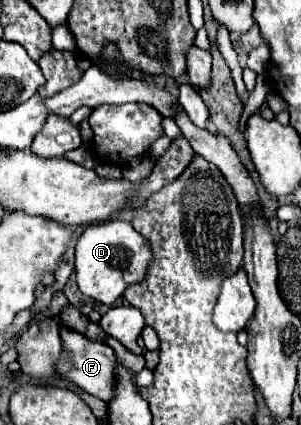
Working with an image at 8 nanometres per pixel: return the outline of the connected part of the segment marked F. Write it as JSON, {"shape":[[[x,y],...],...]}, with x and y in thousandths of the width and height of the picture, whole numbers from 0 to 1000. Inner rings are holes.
{"shape":[[[206,772],[199,791],[206,791],[213,824],[199,828],[199,842],[193,842],[193,861],[186,861],[193,880],[359,951],[379,936],[379,918],[385,918],[385,904],[392,904],[392,880],[379,871],[379,856],[385,856],[379,824],[352,809],[299,805],[279,791],[266,791],[266,786],[252,786],[226,772]]]}

